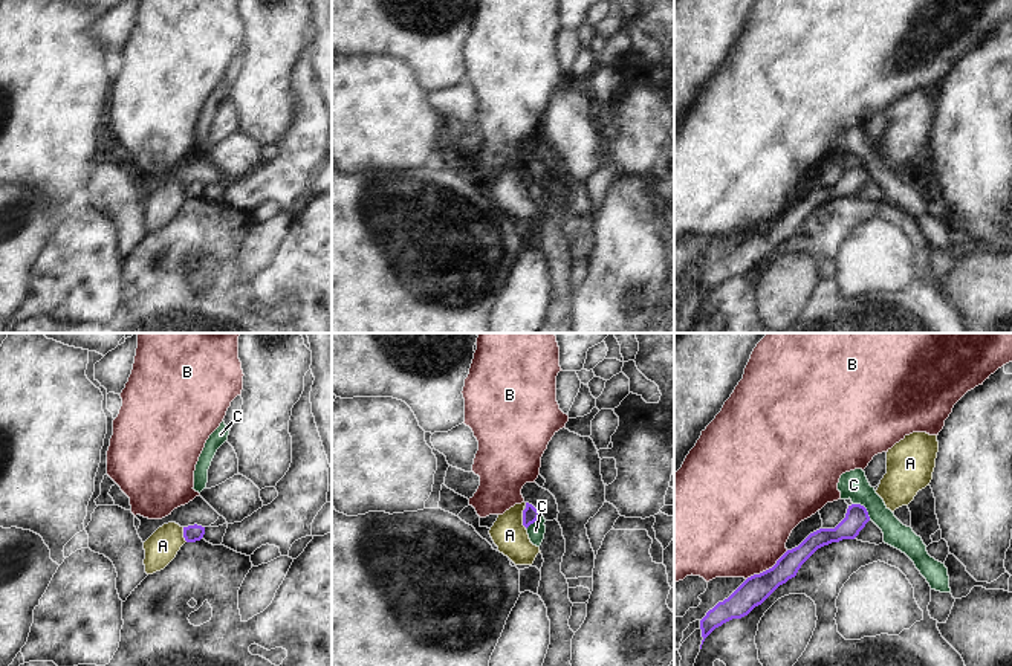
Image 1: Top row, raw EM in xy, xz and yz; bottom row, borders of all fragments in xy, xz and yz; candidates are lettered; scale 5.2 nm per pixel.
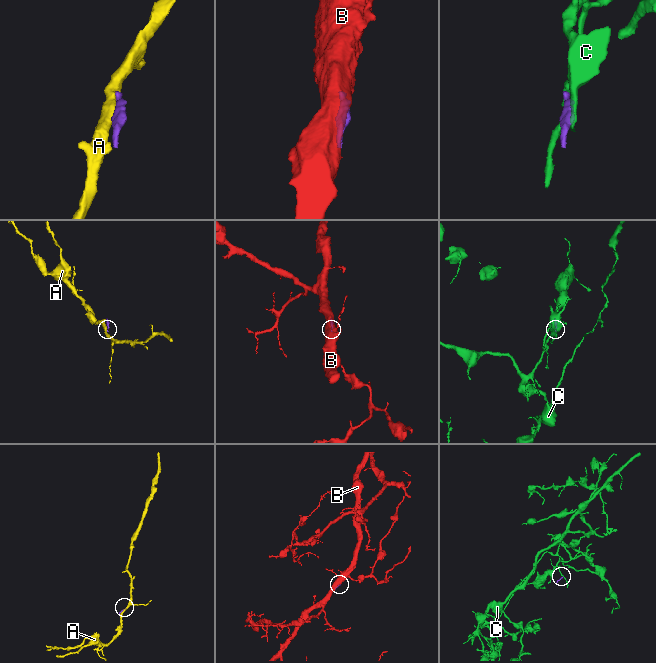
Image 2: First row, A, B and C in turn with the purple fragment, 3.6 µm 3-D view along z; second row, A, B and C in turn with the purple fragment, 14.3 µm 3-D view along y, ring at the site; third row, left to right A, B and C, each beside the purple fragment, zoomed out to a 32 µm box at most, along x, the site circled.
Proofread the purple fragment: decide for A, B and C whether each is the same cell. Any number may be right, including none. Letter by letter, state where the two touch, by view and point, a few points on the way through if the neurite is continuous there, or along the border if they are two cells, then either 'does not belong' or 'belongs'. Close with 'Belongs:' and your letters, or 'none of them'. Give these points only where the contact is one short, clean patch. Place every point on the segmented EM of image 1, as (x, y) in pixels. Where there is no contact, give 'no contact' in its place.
A: meets purple in xz at (523, 518); does not belong
B: meets purple in yz at (766, 570); does not belong
C: meets purple in yz at (864, 507); border along yz (853, 503), (859, 503), (870, 518); does not belong
Belongs: none of them

